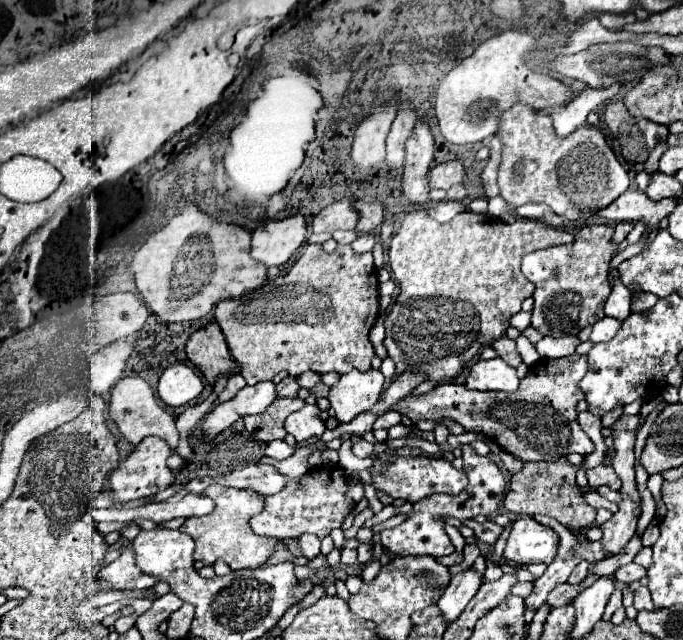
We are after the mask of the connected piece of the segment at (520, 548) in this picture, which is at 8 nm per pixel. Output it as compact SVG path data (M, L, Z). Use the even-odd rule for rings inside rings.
M521 516L513 522L513 530L503 554L509 562L521 566L527 566L531 562L551 564L555 554L557 534L551 528L541 526L529 516Z

